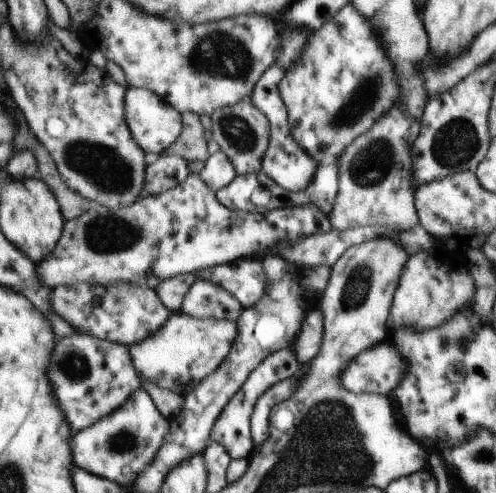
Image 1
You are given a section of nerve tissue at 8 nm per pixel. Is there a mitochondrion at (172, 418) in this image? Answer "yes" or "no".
no

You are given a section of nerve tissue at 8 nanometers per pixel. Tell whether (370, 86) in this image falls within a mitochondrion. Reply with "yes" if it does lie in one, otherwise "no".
yes

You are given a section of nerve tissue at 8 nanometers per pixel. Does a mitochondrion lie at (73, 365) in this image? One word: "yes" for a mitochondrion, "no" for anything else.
yes

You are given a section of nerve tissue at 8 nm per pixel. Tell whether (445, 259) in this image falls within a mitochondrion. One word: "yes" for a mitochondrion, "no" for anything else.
no

